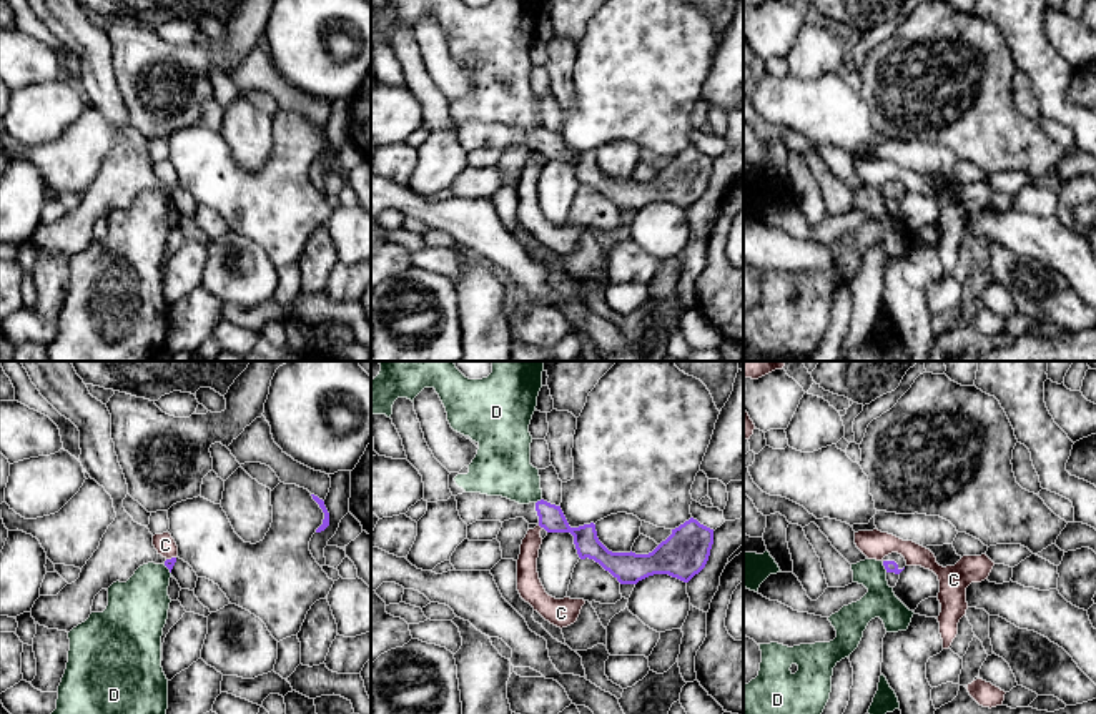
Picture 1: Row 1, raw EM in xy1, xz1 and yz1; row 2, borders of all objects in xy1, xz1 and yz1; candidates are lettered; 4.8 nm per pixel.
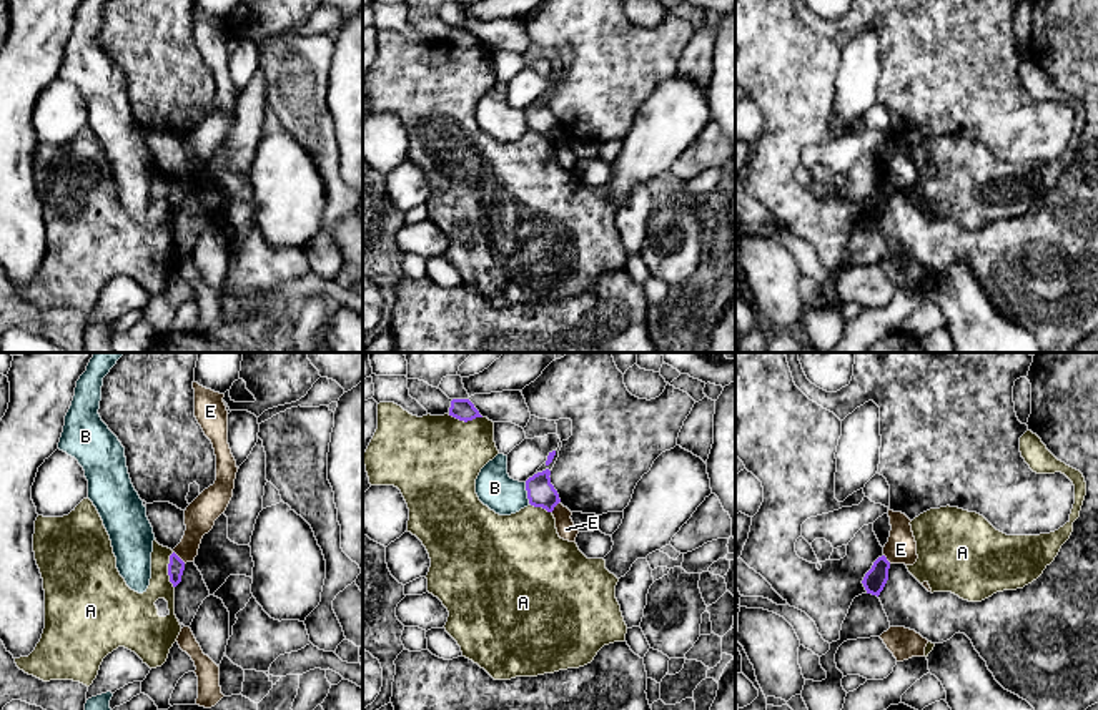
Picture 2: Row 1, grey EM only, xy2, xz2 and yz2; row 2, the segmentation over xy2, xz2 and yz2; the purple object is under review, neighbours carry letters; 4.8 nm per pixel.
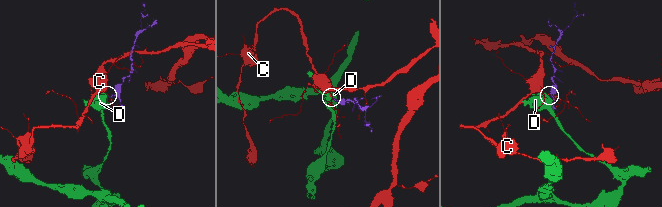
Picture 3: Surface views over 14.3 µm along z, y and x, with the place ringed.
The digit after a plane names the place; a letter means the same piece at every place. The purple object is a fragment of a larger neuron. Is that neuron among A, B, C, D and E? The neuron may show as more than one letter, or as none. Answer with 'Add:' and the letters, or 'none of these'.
Add: none of these

